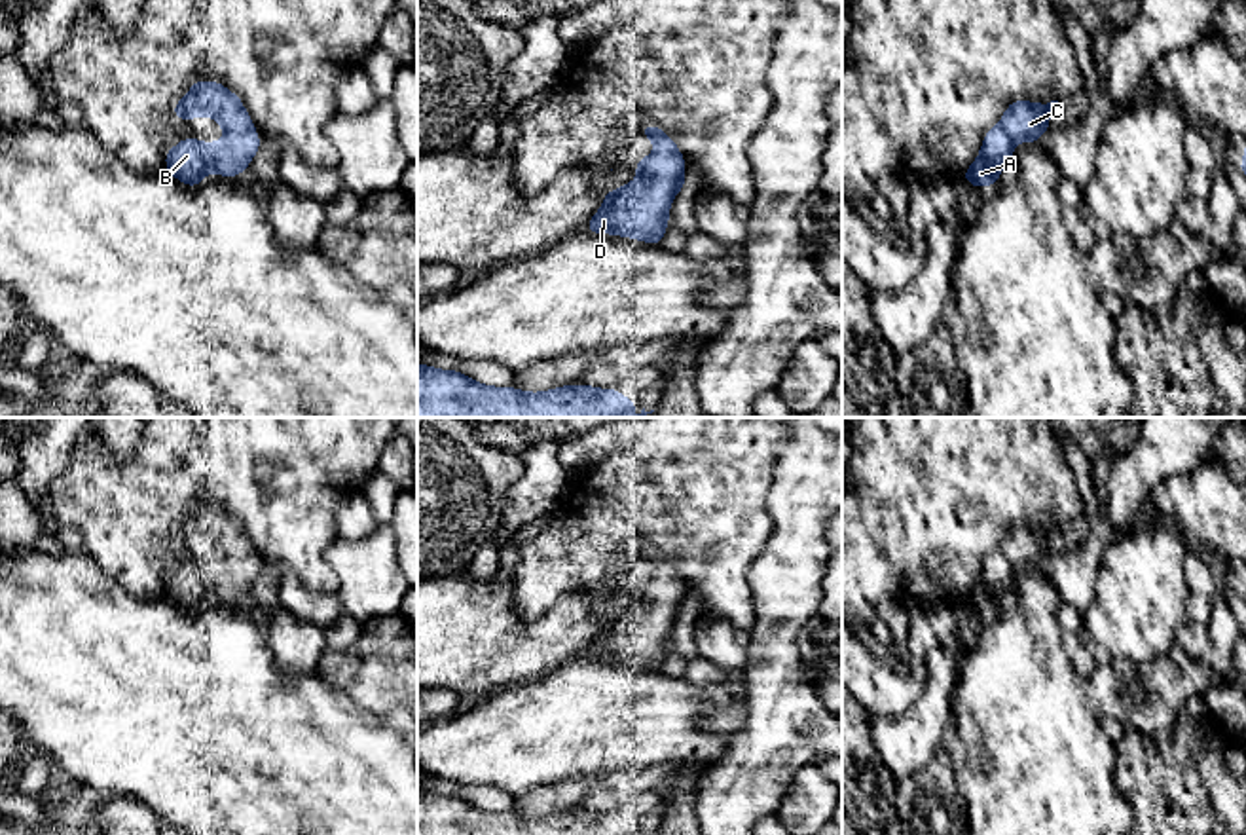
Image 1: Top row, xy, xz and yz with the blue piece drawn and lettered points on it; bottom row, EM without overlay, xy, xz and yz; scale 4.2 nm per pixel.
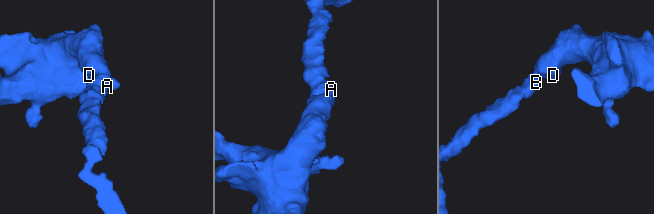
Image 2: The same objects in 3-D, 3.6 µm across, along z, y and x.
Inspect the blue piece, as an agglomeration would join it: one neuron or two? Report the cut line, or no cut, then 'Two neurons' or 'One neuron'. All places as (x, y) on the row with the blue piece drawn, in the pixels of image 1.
No split. One neuron

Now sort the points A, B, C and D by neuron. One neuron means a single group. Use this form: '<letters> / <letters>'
A B C D

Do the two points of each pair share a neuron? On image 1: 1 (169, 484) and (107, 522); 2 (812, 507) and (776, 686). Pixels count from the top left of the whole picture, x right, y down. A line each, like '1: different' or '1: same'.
1: same
2: same

